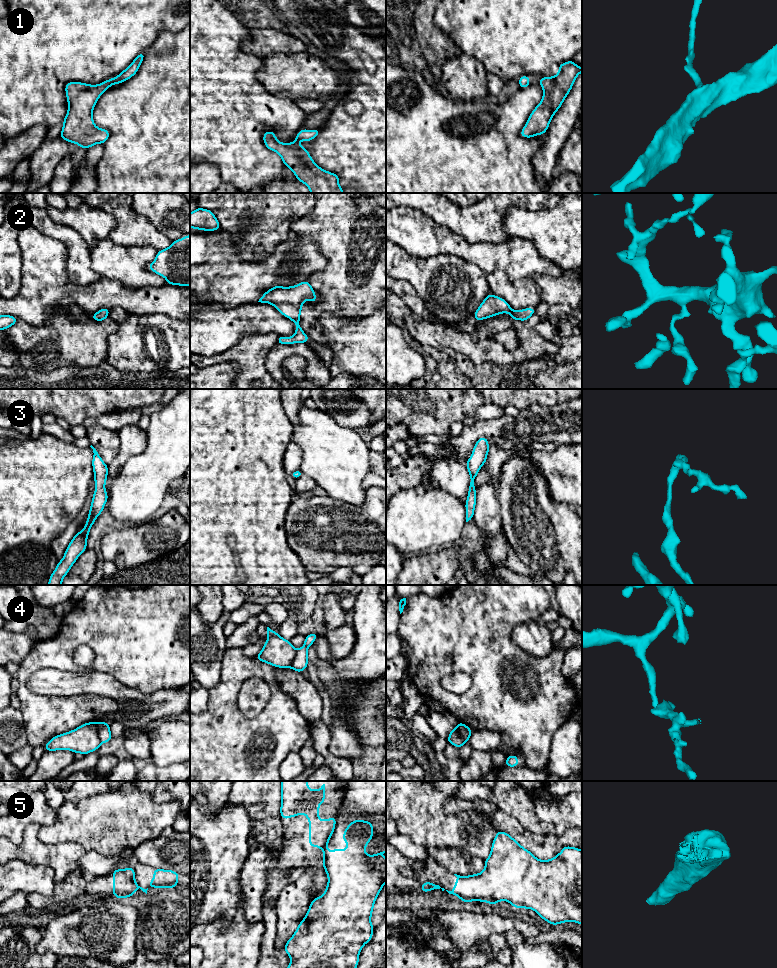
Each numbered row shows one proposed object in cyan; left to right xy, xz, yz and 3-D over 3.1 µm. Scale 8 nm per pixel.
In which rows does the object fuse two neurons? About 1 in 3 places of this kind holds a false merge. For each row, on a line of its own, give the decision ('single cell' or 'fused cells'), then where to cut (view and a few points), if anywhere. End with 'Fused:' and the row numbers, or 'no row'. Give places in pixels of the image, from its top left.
1: single cell; cut none
2: single cell; cut none
3: single cell; cut none
4: fused cells; cut xy (96, 723), (98, 738), (101, 742)
5: fused cells; cut xz (325, 846), (323, 849)
Fused: 4, 5

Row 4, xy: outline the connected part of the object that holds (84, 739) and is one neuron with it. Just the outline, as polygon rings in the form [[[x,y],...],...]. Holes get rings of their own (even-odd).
[[[85,723],[67,733],[54,736],[45,745],[46,751],[70,750],[86,755],[97,750],[101,745],[98,737],[97,723]]]

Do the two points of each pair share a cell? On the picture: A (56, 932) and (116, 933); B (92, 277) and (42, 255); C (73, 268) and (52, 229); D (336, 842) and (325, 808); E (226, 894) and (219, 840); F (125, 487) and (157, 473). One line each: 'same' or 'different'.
A: same
B: different
C: same
D: different
E: same
F: same

